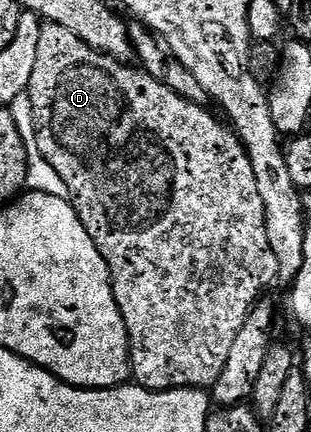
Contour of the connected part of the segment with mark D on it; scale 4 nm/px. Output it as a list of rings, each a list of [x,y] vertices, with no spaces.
[[[51,23],[41,24],[38,59],[34,62],[34,75],[30,75],[26,94],[34,107],[38,151],[44,156],[46,163],[50,163],[54,171],[58,171],[62,183],[66,183],[68,197],[76,208],[76,214],[82,219],[90,239],[94,239],[102,259],[106,259],[108,274],[112,277],[114,299],[128,332],[128,354],[132,357],[131,380],[144,389],[153,389],[156,393],[167,389],[208,391],[218,375],[222,375],[222,367],[226,367],[226,359],[230,355],[230,346],[234,344],[234,339],[238,339],[238,331],[242,331],[246,315],[250,315],[257,301],[261,300],[263,293],[260,292],[277,280],[278,262],[274,259],[266,237],[266,213],[263,211],[262,195],[258,195],[254,167],[250,167],[248,153],[235,129],[223,120],[220,122],[211,113],[211,108],[195,105],[182,99],[180,95],[174,95],[170,87],[145,73],[143,68],[131,69],[132,67],[131,64],[115,61],[113,57],[82,43],[82,39],[78,39],[74,31],[66,31],[66,27]]]

